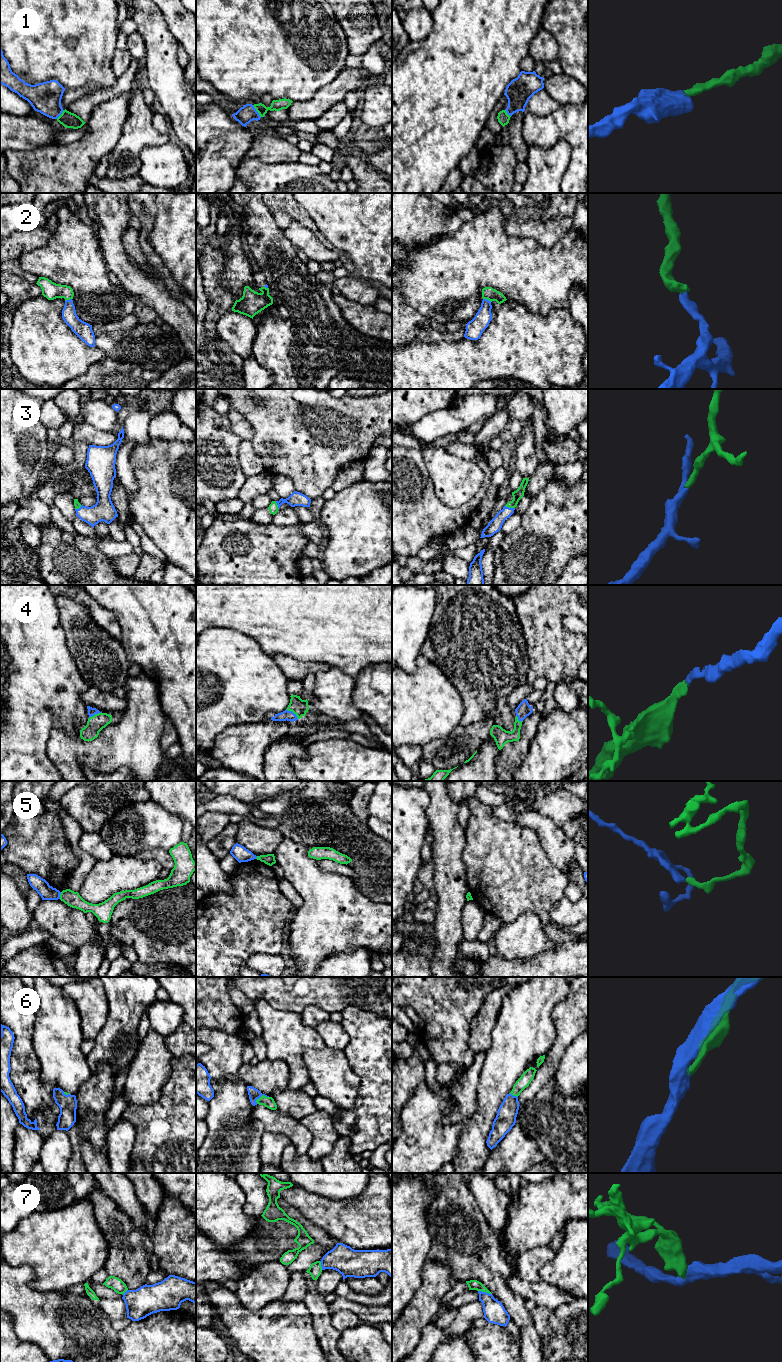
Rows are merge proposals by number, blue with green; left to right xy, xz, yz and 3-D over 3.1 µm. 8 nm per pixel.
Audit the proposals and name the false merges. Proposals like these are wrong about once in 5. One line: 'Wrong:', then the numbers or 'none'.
Wrong: 5, 7

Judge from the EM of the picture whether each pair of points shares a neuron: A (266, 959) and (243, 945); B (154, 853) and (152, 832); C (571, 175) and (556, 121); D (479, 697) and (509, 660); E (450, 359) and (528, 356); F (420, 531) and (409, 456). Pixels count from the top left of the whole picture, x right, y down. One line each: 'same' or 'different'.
A: different
B: different
C: same
D: same
E: same
F: same

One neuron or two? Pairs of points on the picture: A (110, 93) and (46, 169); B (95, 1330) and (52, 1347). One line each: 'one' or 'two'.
A: two
B: one

